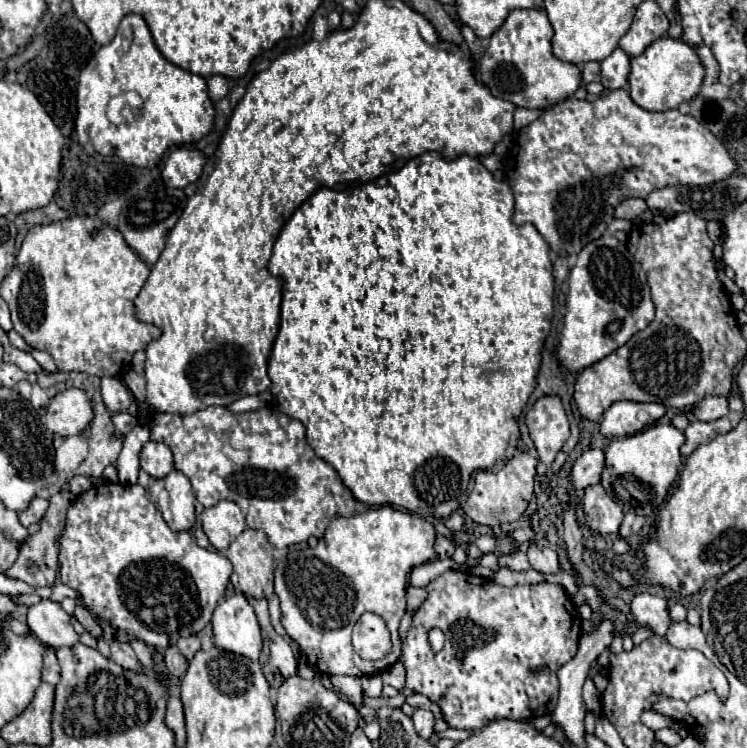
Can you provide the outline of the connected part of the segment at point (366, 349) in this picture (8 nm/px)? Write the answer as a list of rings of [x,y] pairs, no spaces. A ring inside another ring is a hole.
[[[425,153],[425,155],[419,155],[417,159],[409,159],[401,169],[397,171],[391,171],[391,173],[385,173],[383,177],[375,179],[375,181],[369,181],[369,183],[359,183],[359,185],[353,185],[349,189],[319,189],[315,191],[293,215],[291,219],[285,223],[279,239],[275,241],[275,247],[273,247],[273,255],[271,255],[271,261],[267,265],[269,273],[273,277],[279,277],[283,281],[283,299],[281,299],[281,323],[279,323],[279,333],[277,333],[277,339],[273,343],[273,349],[271,349],[271,357],[269,357],[269,367],[267,367],[267,373],[269,373],[269,379],[271,379],[271,395],[273,395],[273,401],[277,405],[277,409],[293,419],[299,419],[305,429],[307,429],[307,443],[311,445],[311,449],[315,451],[317,457],[321,457],[323,461],[327,461],[341,477],[341,481],[345,483],[345,487],[353,493],[353,497],[365,505],[371,505],[371,507],[379,507],[379,505],[391,505],[391,507],[401,507],[401,509],[407,509],[409,513],[413,515],[421,515],[423,519],[445,519],[449,517],[453,511],[457,511],[461,507],[461,503],[465,501],[467,497],[467,485],[469,485],[469,479],[471,475],[477,471],[477,469],[491,469],[495,465],[505,465],[515,449],[517,449],[517,441],[519,441],[519,427],[517,427],[517,419],[521,409],[525,407],[531,391],[535,389],[535,375],[539,371],[539,359],[541,359],[541,347],[543,347],[543,341],[547,337],[547,333],[551,331],[551,319],[553,319],[553,265],[551,265],[551,257],[549,257],[549,245],[545,243],[545,239],[541,237],[541,233],[531,225],[531,223],[525,223],[525,225],[515,225],[513,223],[513,191],[511,187],[505,183],[505,181],[495,181],[493,175],[483,167],[483,163],[479,163],[477,159],[469,157],[469,155],[461,155],[457,157],[455,161],[447,161],[443,159],[439,153]]]

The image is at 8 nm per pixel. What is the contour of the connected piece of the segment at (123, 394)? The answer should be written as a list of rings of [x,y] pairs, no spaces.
[[[115,377],[101,379],[101,395],[103,395],[103,401],[111,413],[125,411],[129,407],[129,401],[131,401],[129,389]]]

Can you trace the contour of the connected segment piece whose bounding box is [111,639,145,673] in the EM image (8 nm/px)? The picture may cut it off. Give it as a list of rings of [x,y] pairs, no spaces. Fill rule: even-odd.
[[[113,639],[111,641],[111,655],[113,655],[113,661],[121,667],[125,667],[127,671],[137,671],[137,673],[143,673],[143,665],[141,661],[137,659],[135,651],[131,649],[129,643],[123,643],[123,641],[117,641]]]

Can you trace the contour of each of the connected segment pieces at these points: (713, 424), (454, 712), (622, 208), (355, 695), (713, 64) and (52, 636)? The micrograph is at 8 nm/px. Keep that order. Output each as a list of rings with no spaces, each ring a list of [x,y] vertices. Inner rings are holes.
[[[727,417],[717,419],[717,421],[709,421],[709,423],[691,421],[689,427],[685,429],[685,443],[681,445],[681,455],[689,457],[699,445],[709,443],[713,437],[727,433],[729,429],[731,429],[731,423],[729,423]]]
[[[449,569],[429,581],[425,589],[429,595],[413,615],[413,623],[401,653],[401,661],[407,669],[407,689],[421,693],[439,705],[443,719],[453,729],[479,731],[493,719],[505,717],[527,721],[531,717],[549,715],[549,709],[553,713],[559,695],[557,669],[573,659],[581,635],[579,611],[563,587],[547,581],[503,587],[493,579],[487,583],[483,577]],[[435,627],[441,629],[446,637],[445,647],[441,651],[433,651],[429,645],[429,631]]]
[[[625,199],[625,203],[619,203],[613,211],[617,219],[637,219],[647,209],[643,199]]]
[[[333,675],[333,677],[329,677],[329,679],[331,679],[333,687],[341,689],[355,707],[361,705],[363,689],[361,689],[361,679],[359,679],[359,677],[339,677],[339,675]]]
[[[701,45],[701,47],[697,47],[697,55],[699,55],[699,59],[701,59],[703,67],[705,67],[705,73],[707,73],[707,75],[705,75],[705,85],[715,83],[717,77],[719,77],[719,67],[717,67],[717,61],[715,61],[711,49]]]
[[[39,601],[29,607],[27,625],[35,639],[39,639],[49,649],[75,647],[79,643],[79,633],[73,629],[71,617],[55,601]]]

